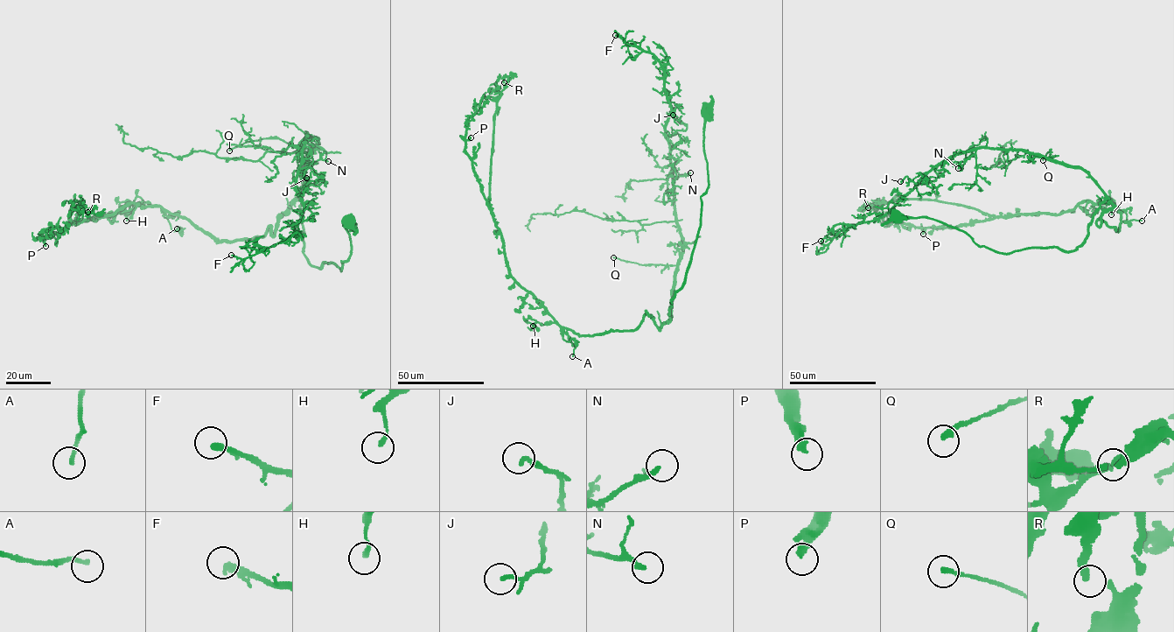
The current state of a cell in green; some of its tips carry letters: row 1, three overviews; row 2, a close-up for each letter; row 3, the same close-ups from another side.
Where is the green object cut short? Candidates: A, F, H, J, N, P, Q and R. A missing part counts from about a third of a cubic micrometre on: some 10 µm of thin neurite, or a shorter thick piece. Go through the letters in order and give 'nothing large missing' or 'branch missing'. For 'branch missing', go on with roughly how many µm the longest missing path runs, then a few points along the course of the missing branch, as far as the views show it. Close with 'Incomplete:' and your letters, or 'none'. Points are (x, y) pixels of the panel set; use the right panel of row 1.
A: nothing large missing
F: branch missing; about 45 µm are missing
H: nothing large missing
J: nothing large missing
N: branch missing; about 25 µm are missing; missing branch runs (958, 168), (964, 187), (958, 193)
P: nothing large missing
Q: branch missing; about 20 µm are missing
R: nothing large missing
Incomplete: F, N, Q

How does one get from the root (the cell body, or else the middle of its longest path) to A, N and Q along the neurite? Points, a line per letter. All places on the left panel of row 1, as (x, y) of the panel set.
A: (348, 221), (341, 270), (303, 255), (301, 200), (273, 235), (269, 228), (215, 241), (161, 207), (177, 228)
N: (348, 221), (341, 270), (312, 266), (300, 206), (317, 140), (298, 143), (303, 162), (328, 161)
Q: (348, 221), (351, 255), (341, 270), (312, 266), (303, 253), (300, 210), (310, 151), (278, 138), (229, 150)

